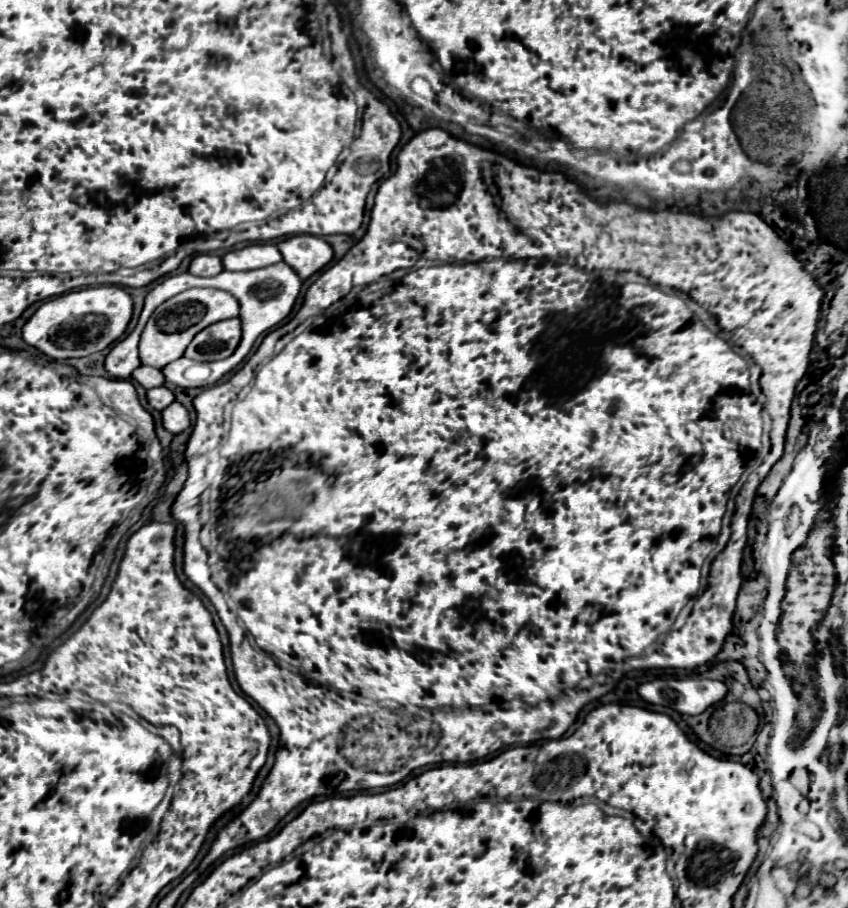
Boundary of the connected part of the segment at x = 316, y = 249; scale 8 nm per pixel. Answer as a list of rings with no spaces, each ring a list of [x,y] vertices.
[[[294,235],[280,241],[278,249],[284,261],[288,261],[288,265],[292,265],[296,273],[300,273],[300,279],[308,279],[310,275],[326,267],[332,259],[332,247],[322,237],[314,235]]]

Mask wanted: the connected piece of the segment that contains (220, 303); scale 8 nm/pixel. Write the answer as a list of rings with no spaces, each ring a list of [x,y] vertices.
[[[188,289],[174,295],[164,305],[160,305],[156,313],[152,313],[148,325],[144,327],[144,333],[140,339],[142,365],[150,365],[158,369],[166,367],[168,363],[184,355],[186,347],[190,345],[196,333],[200,333],[204,327],[212,323],[238,317],[238,309],[240,309],[238,301],[228,291],[222,291],[222,289]]]

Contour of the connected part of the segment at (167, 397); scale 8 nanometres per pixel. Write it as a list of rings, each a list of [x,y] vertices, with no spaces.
[[[154,387],[154,389],[150,389],[148,391],[148,403],[154,407],[154,409],[158,409],[158,411],[162,411],[162,409],[166,409],[176,397],[174,397],[174,393],[168,389],[168,387]]]

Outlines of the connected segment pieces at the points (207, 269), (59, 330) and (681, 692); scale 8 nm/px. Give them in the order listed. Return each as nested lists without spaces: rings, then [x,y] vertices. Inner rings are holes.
[[[204,253],[204,255],[196,255],[190,263],[190,273],[192,275],[200,275],[200,277],[214,277],[222,271],[222,259],[218,255],[210,255],[210,253]]]
[[[116,285],[88,287],[46,301],[24,325],[22,337],[28,345],[40,349],[50,359],[64,361],[104,351],[126,331],[132,319],[132,299]]]
[[[654,679],[638,687],[638,695],[652,703],[672,707],[678,713],[700,715],[726,695],[726,685],[716,679]]]

